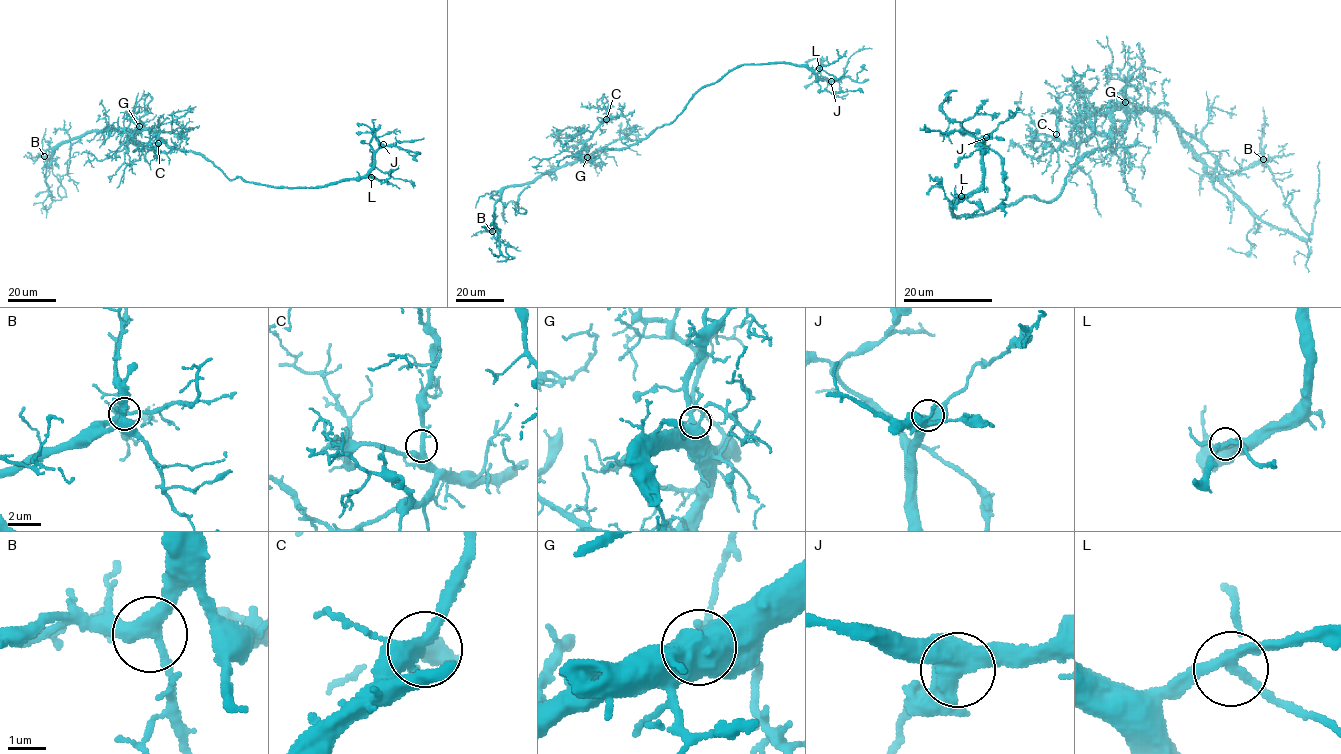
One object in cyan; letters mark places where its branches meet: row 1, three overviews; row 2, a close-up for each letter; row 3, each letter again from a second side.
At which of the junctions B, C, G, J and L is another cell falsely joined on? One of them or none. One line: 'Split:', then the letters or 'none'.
Split: none

